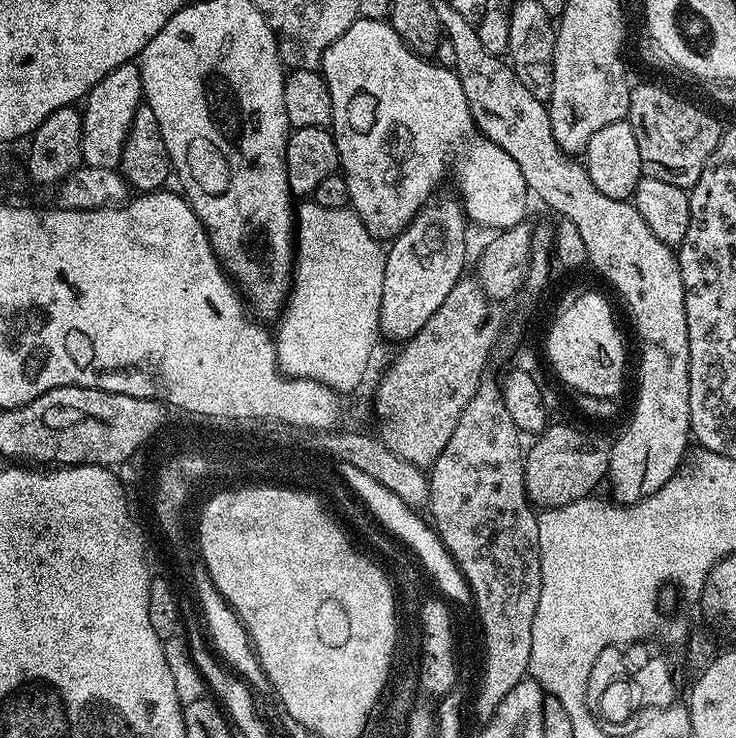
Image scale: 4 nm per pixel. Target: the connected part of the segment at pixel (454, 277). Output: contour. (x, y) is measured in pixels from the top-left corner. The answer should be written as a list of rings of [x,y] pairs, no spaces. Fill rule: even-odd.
[[[436,198],[425,204],[424,207],[421,208],[420,213],[387,245],[384,258],[386,262],[386,278],[382,282],[382,310],[380,311],[380,330],[385,337],[388,335],[392,340],[407,342],[411,340],[412,337],[418,335],[422,330],[422,326],[426,326],[426,322],[430,322],[430,314],[434,314],[434,310],[438,310],[438,306],[442,306],[442,302],[446,302],[446,294],[450,294],[450,290],[454,290],[454,286],[465,275],[464,255],[468,252],[468,244],[464,241],[464,224],[466,225],[466,217],[459,199],[439,200],[439,198]]]

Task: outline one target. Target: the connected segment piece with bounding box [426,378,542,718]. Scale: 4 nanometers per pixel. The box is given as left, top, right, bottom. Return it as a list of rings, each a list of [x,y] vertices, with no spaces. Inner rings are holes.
[[[489,378],[481,379],[478,390],[470,402],[466,402],[466,410],[458,418],[458,426],[454,426],[454,434],[450,434],[450,442],[438,454],[438,458],[430,465],[428,477],[428,503],[427,509],[432,510],[431,523],[440,536],[440,541],[446,546],[446,550],[454,558],[454,562],[462,570],[462,574],[468,583],[468,589],[472,591],[472,604],[476,608],[476,616],[480,619],[480,628],[484,631],[484,681],[480,684],[480,693],[476,696],[476,712],[481,718],[487,718],[496,713],[496,707],[518,686],[520,680],[529,675],[528,663],[530,662],[530,646],[532,645],[532,627],[534,626],[534,614],[538,610],[538,598],[542,586],[542,570],[540,569],[540,547],[538,546],[538,512],[531,500],[528,499],[528,491],[524,489],[524,457],[525,449],[520,449],[522,433],[514,426],[514,418],[510,418],[510,410],[506,410],[504,393],[501,385]]]

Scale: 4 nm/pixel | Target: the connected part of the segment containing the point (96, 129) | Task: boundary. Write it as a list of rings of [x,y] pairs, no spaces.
[[[129,62],[110,70],[88,91],[82,104],[82,142],[80,159],[89,168],[116,168],[122,158],[134,114],[142,103],[144,87],[139,63]]]

